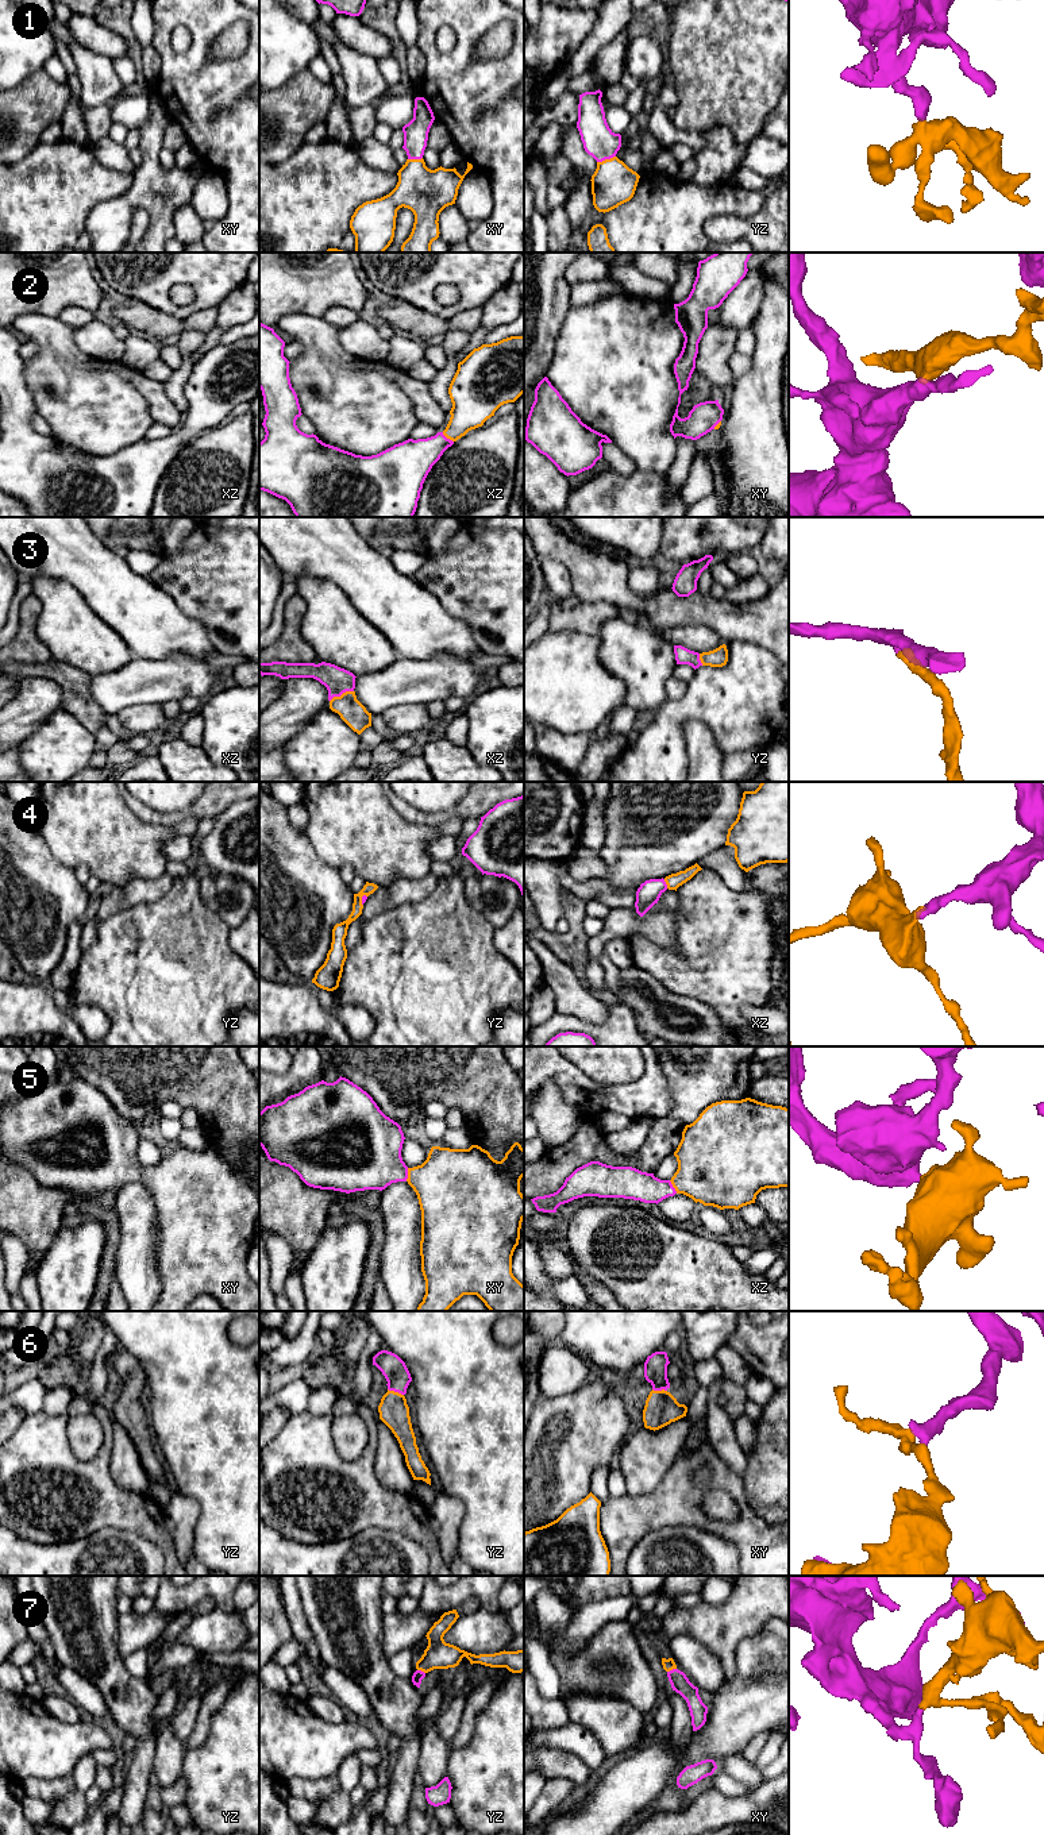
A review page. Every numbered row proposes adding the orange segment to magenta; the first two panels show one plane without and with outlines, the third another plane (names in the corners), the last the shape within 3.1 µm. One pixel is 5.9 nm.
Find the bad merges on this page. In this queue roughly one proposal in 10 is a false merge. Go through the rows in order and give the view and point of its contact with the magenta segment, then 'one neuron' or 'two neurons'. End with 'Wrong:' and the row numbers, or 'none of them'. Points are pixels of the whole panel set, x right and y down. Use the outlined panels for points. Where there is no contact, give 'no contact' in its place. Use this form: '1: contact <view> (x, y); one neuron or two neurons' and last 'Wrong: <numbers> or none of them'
1: contact yz (605, 158); one neuron
2: contact xz (446, 438); one neuron
3: contact xz (341, 694); one neuron
4: contact xz (665, 883); one neuron
5: contact xy (407, 1175); one neuron
6: contact yz (396, 1391); one neuron
7: contact xy (673, 1669); one neuron
Wrong: none of them

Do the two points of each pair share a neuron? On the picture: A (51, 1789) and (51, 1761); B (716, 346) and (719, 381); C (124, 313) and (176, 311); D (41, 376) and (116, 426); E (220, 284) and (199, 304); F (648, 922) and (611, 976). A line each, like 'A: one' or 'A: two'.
A: two
B: one
C: two
D: one
E: one
F: two

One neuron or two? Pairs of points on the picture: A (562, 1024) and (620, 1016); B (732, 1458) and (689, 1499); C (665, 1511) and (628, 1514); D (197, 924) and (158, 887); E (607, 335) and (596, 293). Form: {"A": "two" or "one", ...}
{"A": "one", "B": "two", "C": "one", "D": "two", "E": "two"}

